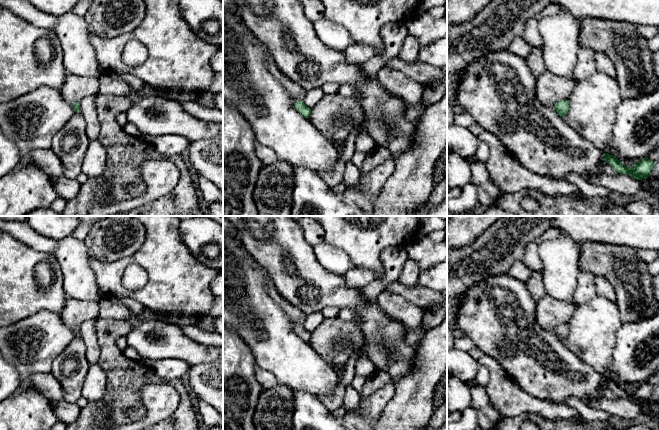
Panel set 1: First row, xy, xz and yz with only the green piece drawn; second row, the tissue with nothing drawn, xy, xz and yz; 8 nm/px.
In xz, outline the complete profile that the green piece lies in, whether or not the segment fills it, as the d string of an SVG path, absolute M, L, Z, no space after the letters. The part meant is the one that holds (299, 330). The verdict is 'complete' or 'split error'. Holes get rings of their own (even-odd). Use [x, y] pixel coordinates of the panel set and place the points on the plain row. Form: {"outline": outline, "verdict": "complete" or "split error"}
{"outline": "M298 325L294 328L295 333L304 341L309 342L311 337L311 332L304 328L304 325Z", "verdict": "complete"}

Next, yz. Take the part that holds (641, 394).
{"outline": "M604 377L603 384L609 387L618 397L628 398L638 404L647 403L655 390L654 386L649 384L648 381L645 381L631 392L628 392L615 380L608 377Z", "verdict": "complete"}

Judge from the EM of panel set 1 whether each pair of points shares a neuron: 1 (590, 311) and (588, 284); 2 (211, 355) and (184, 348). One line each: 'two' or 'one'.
1: two
2: one

